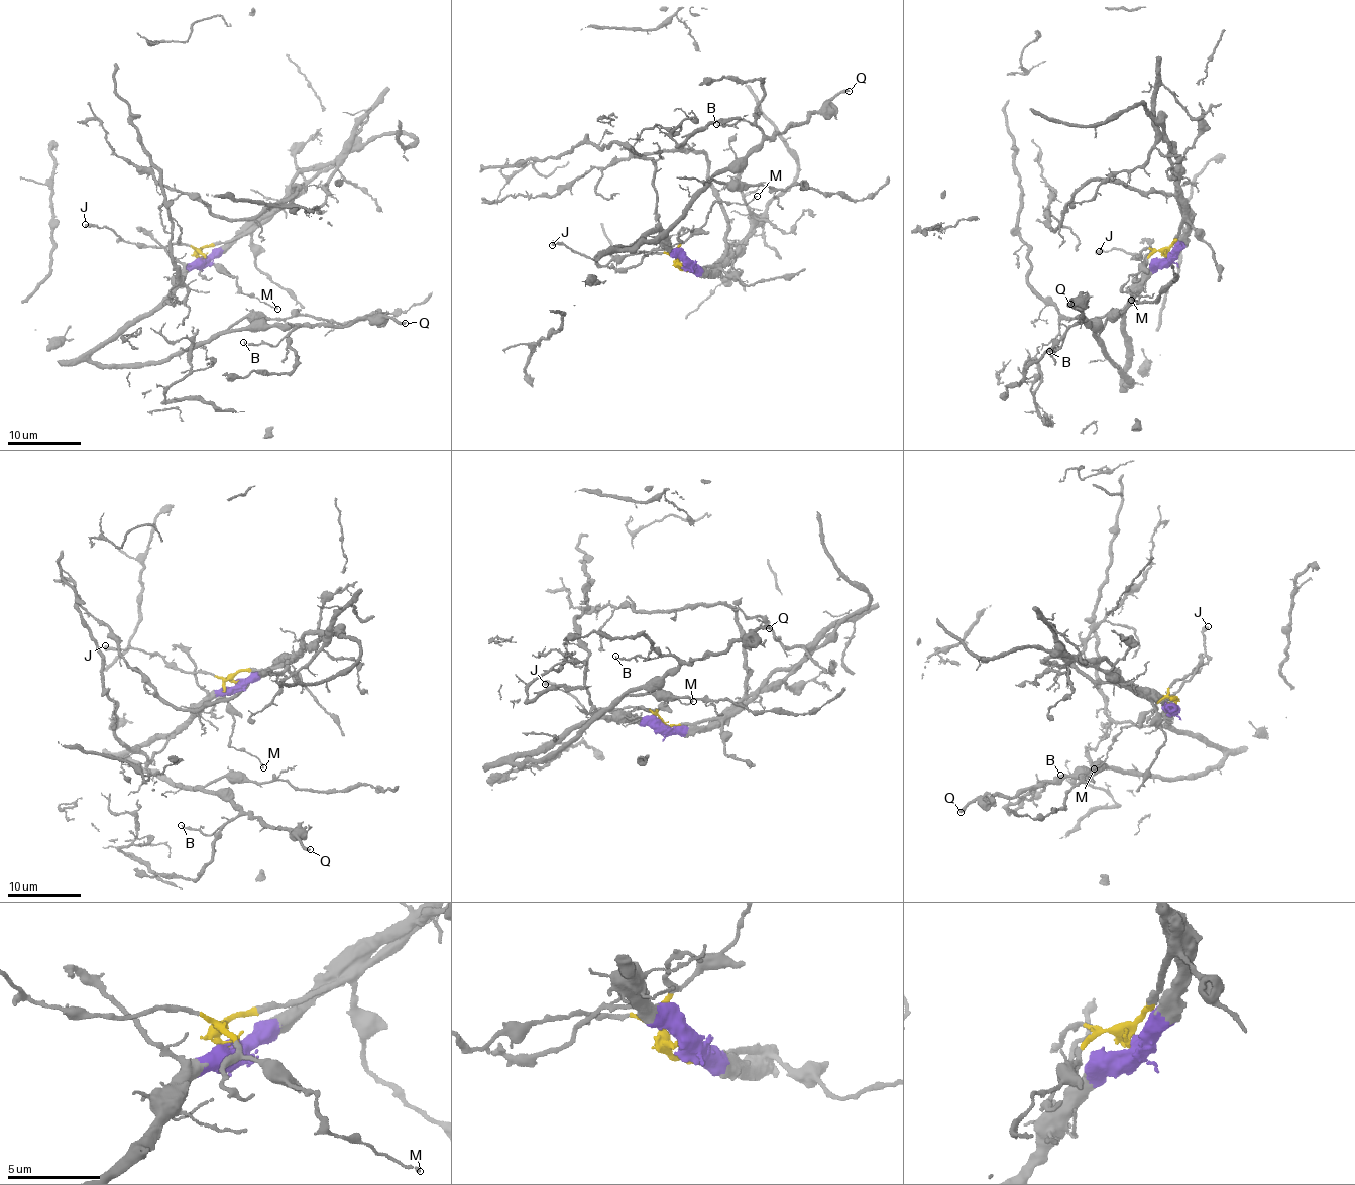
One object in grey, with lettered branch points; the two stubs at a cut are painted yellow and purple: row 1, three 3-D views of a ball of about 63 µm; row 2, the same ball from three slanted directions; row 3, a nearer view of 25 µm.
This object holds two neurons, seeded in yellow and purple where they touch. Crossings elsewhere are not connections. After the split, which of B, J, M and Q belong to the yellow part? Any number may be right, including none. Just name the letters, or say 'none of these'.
J, M

